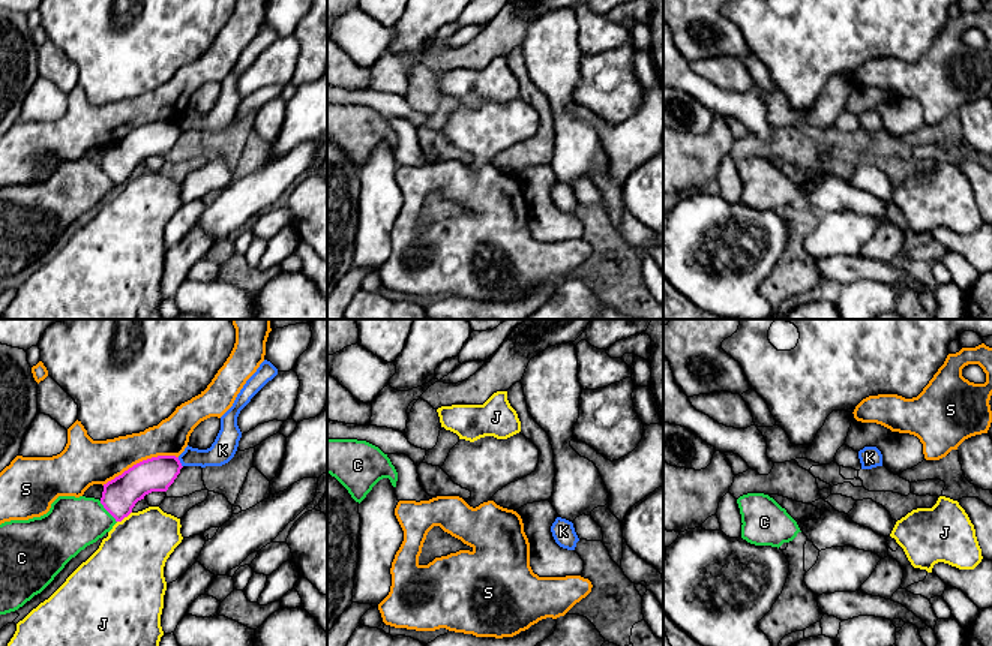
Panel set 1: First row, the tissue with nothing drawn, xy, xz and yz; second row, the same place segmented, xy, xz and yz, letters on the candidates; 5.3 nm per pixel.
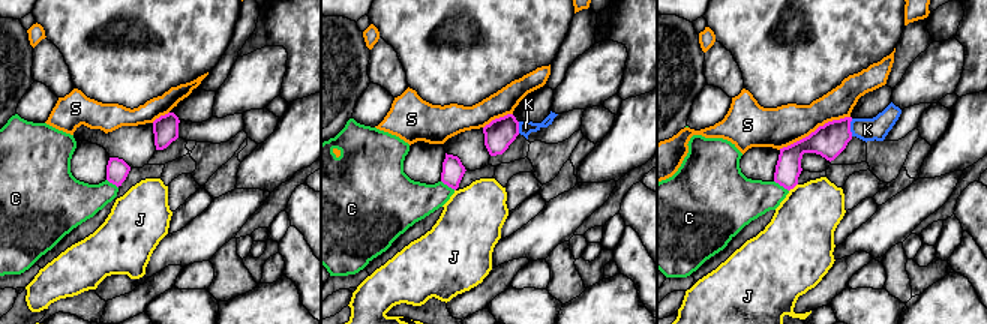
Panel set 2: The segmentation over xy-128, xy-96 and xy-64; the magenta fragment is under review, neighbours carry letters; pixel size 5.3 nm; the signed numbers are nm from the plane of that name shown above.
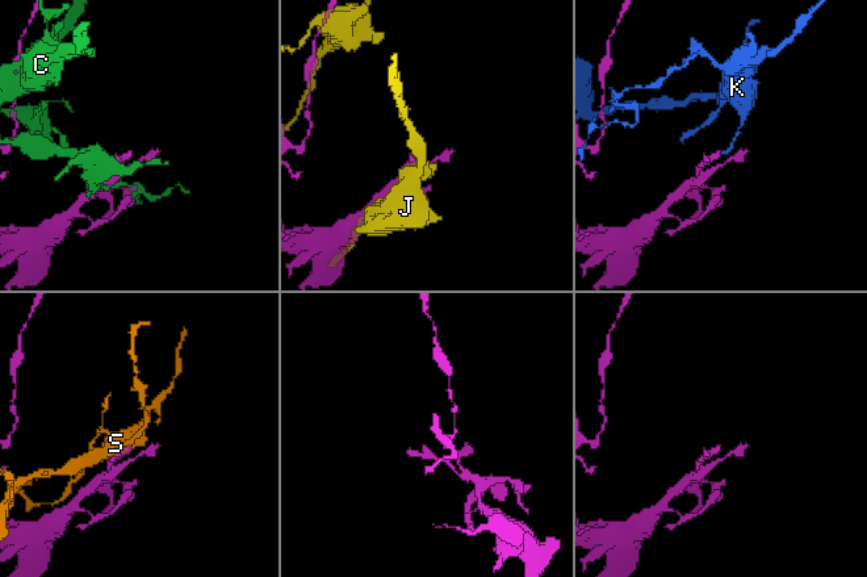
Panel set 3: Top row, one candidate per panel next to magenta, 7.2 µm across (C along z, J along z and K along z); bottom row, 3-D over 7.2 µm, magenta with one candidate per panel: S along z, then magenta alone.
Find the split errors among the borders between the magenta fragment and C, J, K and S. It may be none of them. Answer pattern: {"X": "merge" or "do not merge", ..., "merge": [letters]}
{"C": "do not merge", "J": "do not merge", "K": "do not merge", "S": "do not merge", "merge": []}

